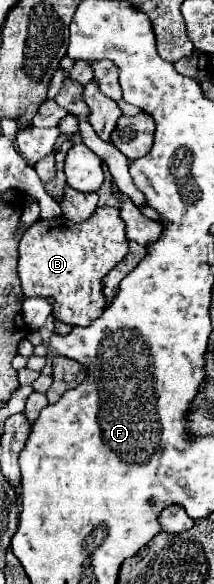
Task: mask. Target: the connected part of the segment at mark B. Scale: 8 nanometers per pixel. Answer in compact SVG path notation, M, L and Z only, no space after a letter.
M98 207L88 221L72 223L64 217L58 219L38 219L20 241L18 275L22 277L22 291L26 297L52 297L54 299L54 319L66 325L86 327L90 321L98 319L108 301L104 301L104 277L128 255L128 239L124 231L124 221L120 211L114 207Z

